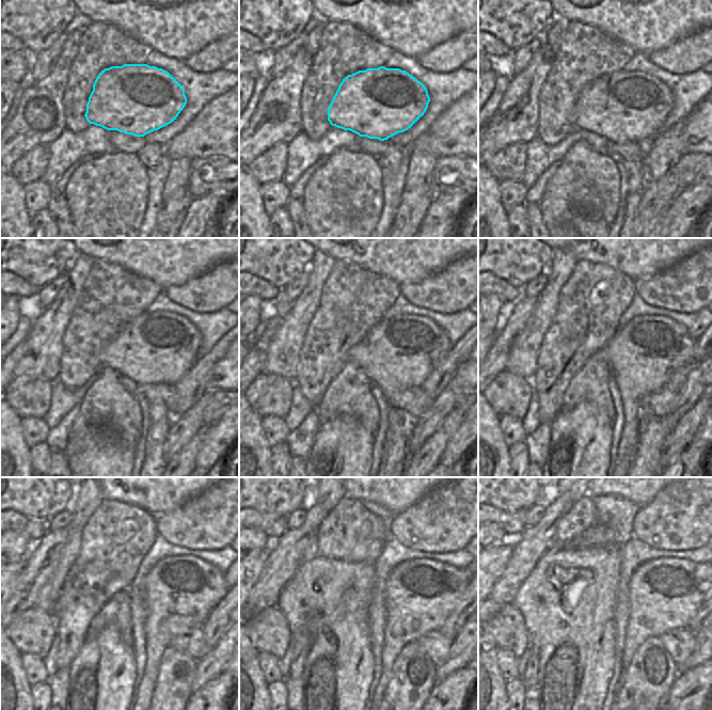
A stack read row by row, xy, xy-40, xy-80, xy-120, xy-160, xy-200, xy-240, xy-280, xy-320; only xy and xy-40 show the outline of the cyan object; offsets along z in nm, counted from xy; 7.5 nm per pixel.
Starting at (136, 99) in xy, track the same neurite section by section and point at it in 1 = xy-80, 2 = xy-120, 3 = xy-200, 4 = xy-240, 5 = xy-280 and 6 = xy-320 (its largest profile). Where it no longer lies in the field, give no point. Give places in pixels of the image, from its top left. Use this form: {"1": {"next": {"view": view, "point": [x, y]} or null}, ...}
{"1": {"next": {"view": "xy-80", "point": [621, 107]}}, "2": {"next": {"view": "xy-120", "point": [159, 348]}}, "3": {"next": {"view": "xy-200", "point": [642, 356]}}, "4": {"next": {"view": "xy-240", "point": [182, 590]}}, "5": {"next": {"view": "xy-280", "point": [421, 594]}}, "6": {"next": {"view": "xy-320", "point": [664, 594]}}}

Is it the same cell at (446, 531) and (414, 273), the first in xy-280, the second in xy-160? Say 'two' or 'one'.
two

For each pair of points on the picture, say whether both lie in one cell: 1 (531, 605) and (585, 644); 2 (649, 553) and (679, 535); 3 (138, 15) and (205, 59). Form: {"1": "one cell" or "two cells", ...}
{"1": "one cell", "2": "two cells", "3": "two cells"}

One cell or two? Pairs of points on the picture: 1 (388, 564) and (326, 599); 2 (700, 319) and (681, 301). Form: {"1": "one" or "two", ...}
{"1": "two", "2": "two"}

